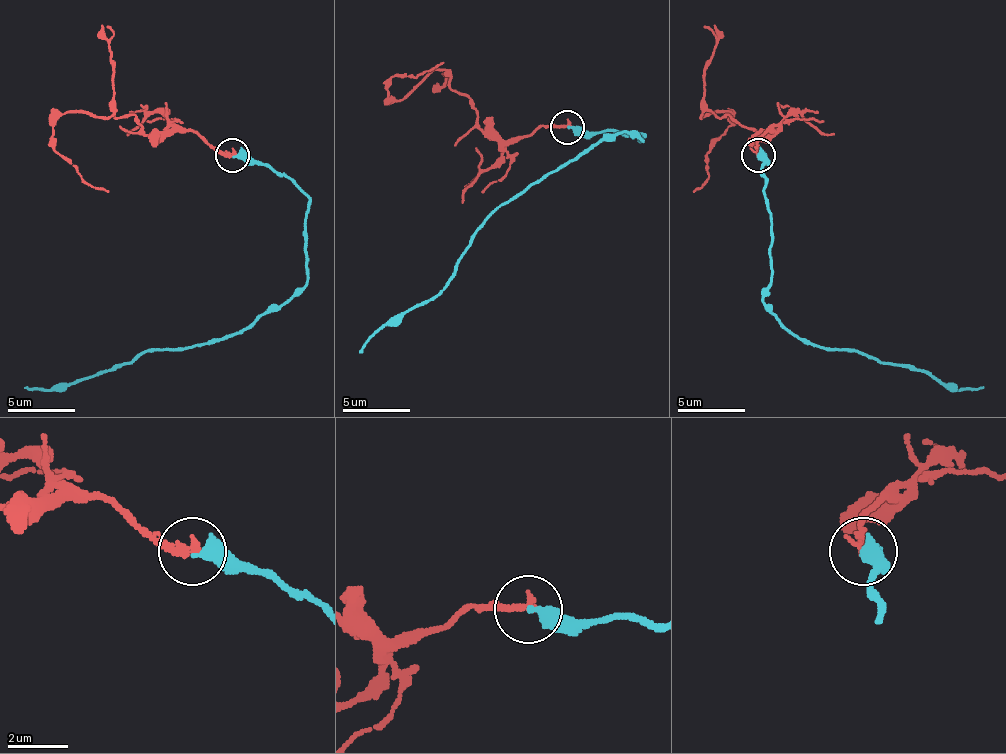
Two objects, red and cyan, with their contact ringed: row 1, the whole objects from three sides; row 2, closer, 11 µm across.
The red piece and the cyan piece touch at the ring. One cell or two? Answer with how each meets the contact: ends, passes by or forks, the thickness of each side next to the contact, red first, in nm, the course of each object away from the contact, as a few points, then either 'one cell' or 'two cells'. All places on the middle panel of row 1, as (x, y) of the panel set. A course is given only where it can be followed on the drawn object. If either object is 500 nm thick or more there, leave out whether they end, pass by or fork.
red ends there; cyan ends there; 220 nm thick on the red side, 400 nm on the other; red runs (567, 128), (502, 141), (441, 70), (431, 70), (397, 101), (390, 97), (390, 80), (417, 77), (444, 63); cyan runs (567, 128), (645, 138), (604, 135), (580, 158), (516, 192), (471, 240), (448, 284), (400, 311), (359, 352); one cell

